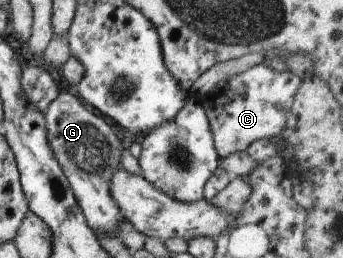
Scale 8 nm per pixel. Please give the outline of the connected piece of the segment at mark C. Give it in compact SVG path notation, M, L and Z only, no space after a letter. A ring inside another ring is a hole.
M260 63L244 74L221 79L206 93L206 100L202 105L219 156L226 158L234 152L246 151L253 142L279 136L282 131L287 130L289 110L293 106L301 79L290 71L274 72Z

